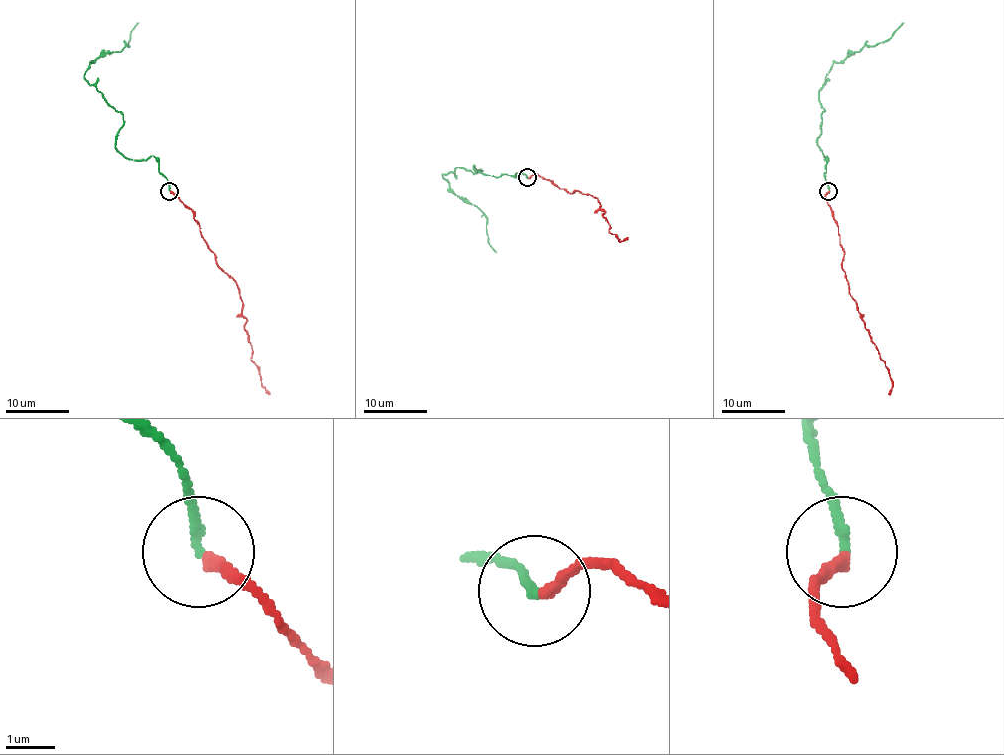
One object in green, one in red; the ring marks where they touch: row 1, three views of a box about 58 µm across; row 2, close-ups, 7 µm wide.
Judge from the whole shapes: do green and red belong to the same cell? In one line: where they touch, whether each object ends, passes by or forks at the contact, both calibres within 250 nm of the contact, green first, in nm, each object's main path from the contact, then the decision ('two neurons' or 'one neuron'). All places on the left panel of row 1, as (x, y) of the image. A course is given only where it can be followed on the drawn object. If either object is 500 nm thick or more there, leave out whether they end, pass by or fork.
(169, 191) | green ends | red ends | 170/240 nm | green via (169, 190), (153, 157), (129, 160), (115, 146), (123, 115), (84, 75), (100, 55), (128, 47), (139, 23) | red via (171, 190), (193, 212), (217, 263), (236, 283), (244, 329), (252, 346), (250, 359), (269, 394) | one neuron

